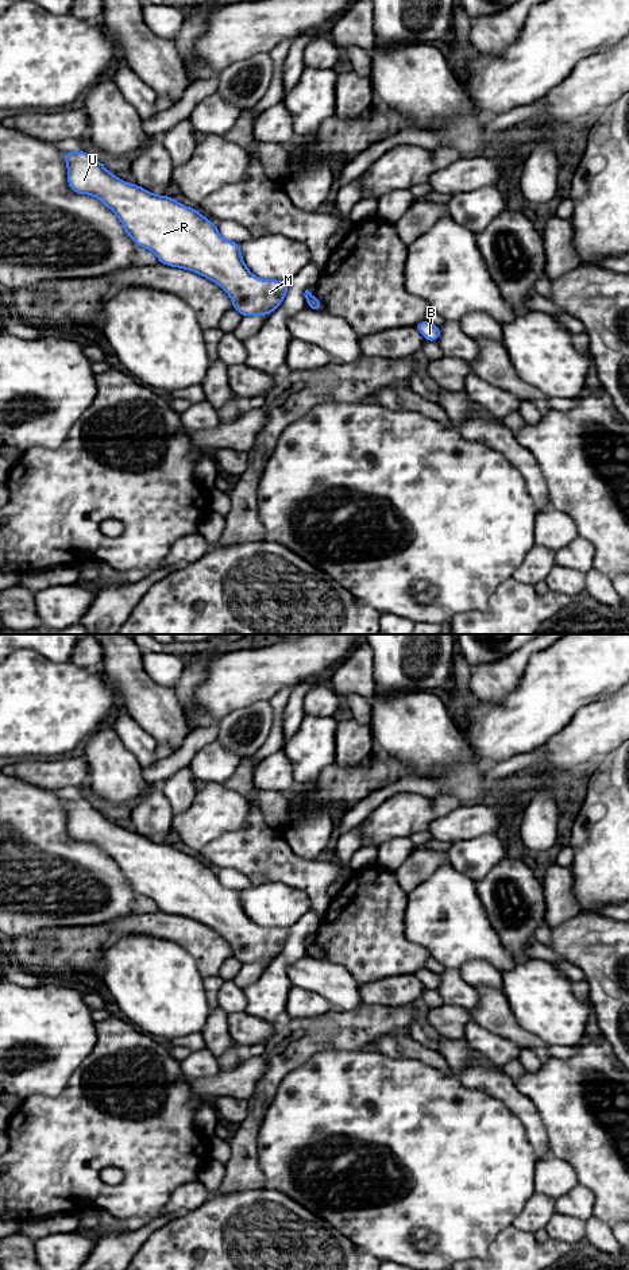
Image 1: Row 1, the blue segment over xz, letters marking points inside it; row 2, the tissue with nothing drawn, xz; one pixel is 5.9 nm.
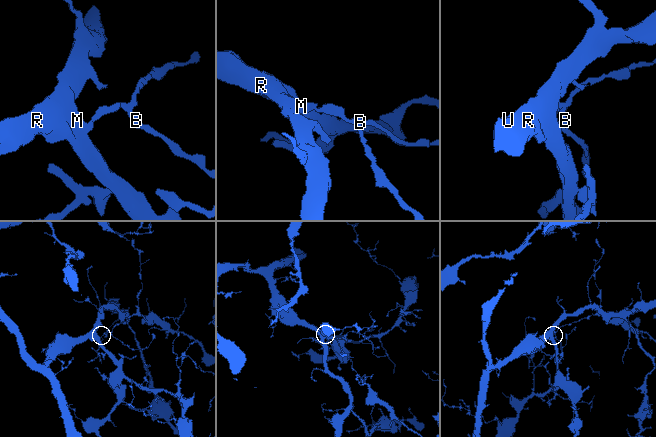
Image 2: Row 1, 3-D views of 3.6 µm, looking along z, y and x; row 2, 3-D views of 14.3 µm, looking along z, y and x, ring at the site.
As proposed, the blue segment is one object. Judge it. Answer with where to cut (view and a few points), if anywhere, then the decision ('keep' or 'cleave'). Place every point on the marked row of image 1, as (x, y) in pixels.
cut in xz along (312, 296), (307, 300); cleave

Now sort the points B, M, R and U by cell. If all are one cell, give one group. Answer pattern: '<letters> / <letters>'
B / M R U

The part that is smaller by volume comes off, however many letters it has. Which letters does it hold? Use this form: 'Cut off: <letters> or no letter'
Cut off: B

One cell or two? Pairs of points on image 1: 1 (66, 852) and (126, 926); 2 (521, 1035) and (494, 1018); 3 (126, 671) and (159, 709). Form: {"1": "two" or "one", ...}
{"1": "two", "2": "one", "3": "one"}

